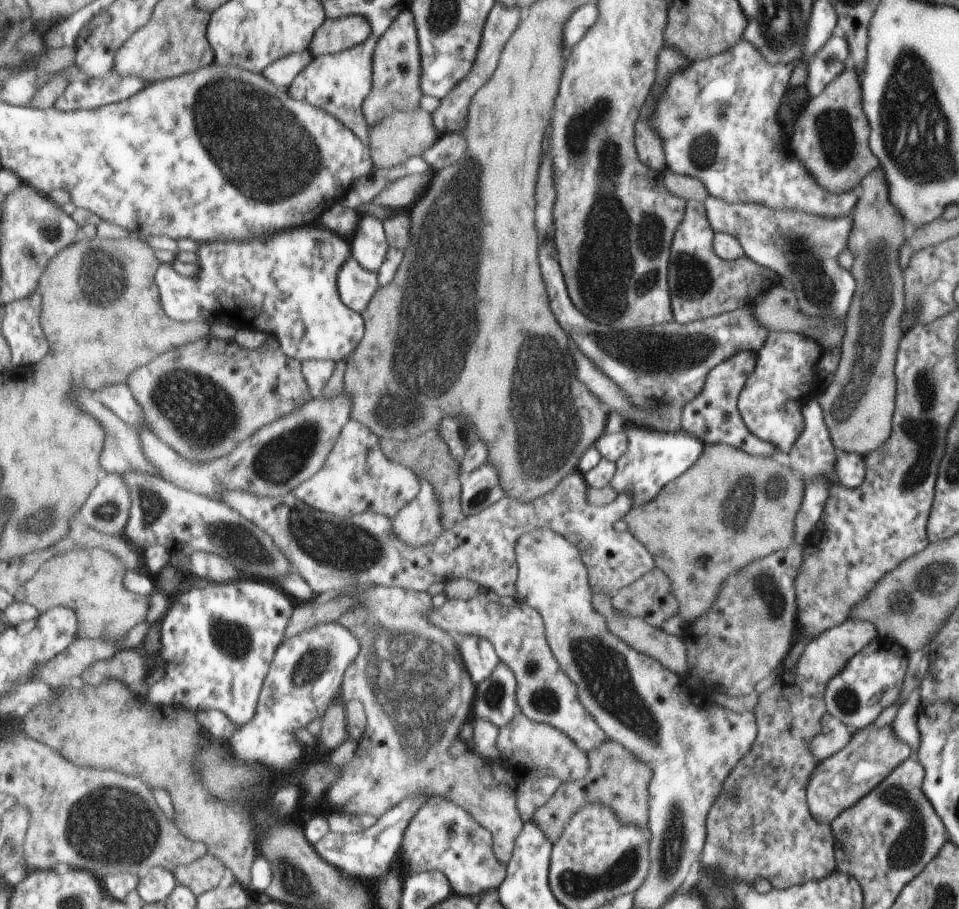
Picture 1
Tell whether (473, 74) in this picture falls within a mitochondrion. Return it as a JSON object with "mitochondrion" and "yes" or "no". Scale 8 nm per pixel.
{"mitochondrion":"no"}

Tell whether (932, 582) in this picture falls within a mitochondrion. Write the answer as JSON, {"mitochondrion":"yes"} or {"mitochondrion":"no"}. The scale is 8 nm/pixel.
{"mitochondrion":"yes"}

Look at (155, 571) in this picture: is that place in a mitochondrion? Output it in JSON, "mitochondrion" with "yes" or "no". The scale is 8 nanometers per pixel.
{"mitochondrion":"no"}

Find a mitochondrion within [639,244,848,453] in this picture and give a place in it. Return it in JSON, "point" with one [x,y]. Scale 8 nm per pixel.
{"point":[692,278]}

